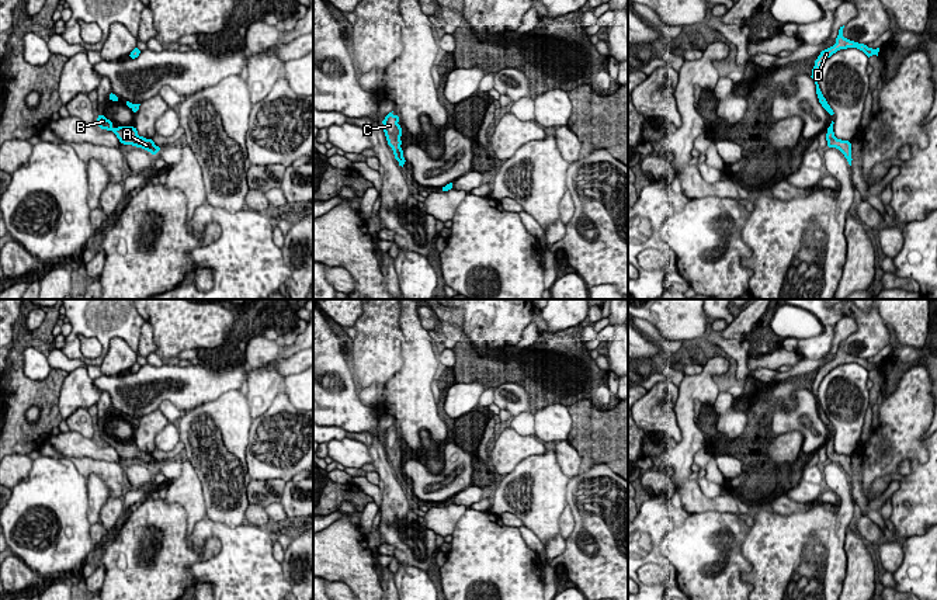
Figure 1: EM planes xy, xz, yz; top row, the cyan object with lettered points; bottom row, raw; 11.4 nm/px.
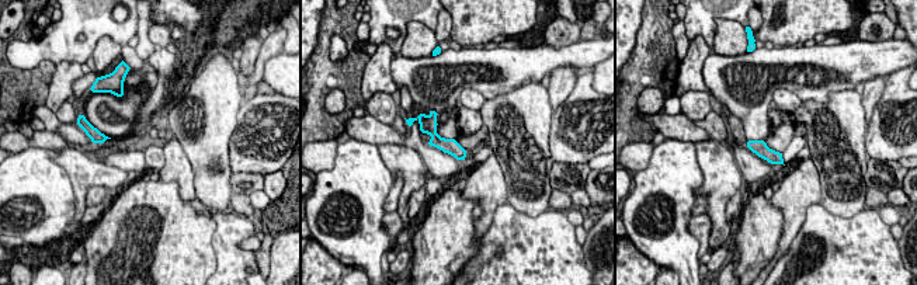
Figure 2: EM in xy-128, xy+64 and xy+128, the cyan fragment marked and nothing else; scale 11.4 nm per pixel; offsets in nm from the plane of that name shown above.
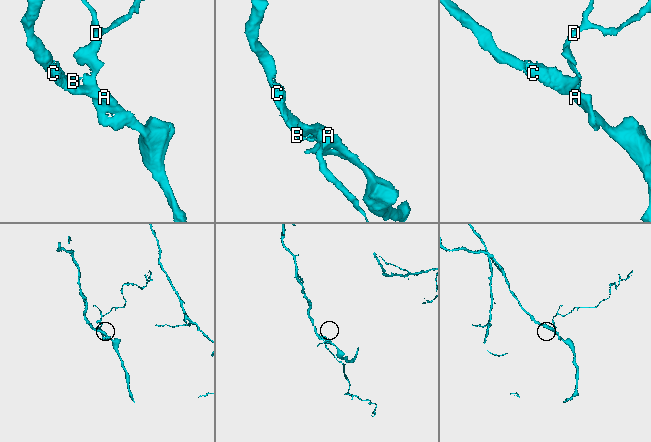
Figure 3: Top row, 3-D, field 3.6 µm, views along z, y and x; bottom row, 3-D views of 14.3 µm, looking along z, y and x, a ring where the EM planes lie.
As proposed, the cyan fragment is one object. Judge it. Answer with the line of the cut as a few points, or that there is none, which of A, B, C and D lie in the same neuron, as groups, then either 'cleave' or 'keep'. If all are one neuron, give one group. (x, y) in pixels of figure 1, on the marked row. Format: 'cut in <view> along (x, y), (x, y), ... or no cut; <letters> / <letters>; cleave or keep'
no cut; A B C D; keep

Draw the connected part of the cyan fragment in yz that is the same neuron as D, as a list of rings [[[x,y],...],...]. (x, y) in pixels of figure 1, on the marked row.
[[[840,27],[839,30],[839,35],[836,38],[836,44],[825,51],[820,52],[820,55],[818,56],[818,59],[815,60],[815,66],[812,69],[812,79],[816,84],[816,94],[818,94],[818,98],[819,98],[819,103],[822,104],[822,107],[830,114],[833,115],[833,110],[830,108],[830,105],[827,104],[826,98],[823,97],[820,89],[819,89],[819,84],[818,84],[818,74],[819,74],[819,70],[823,65],[823,62],[830,58],[833,53],[836,53],[837,51],[840,49],[847,49],[847,48],[857,48],[860,51],[863,51],[868,58],[872,56],[872,55],[877,55],[878,56],[878,52],[879,52],[879,48],[877,49],[872,49],[872,48],[868,48],[867,45],[864,44],[858,44],[858,42],[854,42],[854,41],[850,41],[847,38],[843,37],[843,27]]]

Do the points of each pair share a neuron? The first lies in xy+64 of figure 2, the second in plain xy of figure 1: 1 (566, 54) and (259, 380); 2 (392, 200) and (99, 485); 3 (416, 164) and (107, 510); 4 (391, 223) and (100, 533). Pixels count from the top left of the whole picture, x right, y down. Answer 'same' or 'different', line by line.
1: different
2: same
3: different
4: same

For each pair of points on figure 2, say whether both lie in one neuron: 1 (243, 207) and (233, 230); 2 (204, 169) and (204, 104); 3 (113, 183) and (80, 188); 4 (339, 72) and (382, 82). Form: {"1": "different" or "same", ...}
{"1": "different", "2": "same", "3": "same", "4": "different"}

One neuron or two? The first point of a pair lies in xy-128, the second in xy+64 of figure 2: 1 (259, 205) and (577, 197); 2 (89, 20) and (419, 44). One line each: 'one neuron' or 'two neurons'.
1: one neuron
2: two neurons

